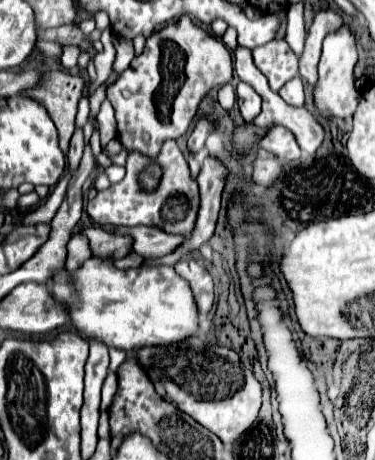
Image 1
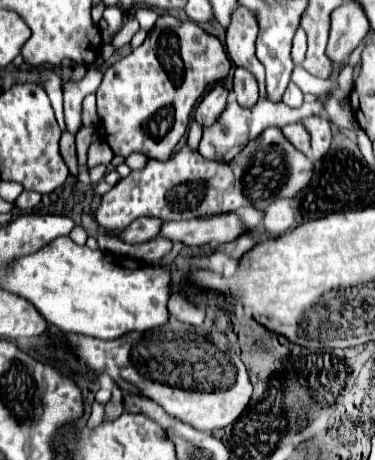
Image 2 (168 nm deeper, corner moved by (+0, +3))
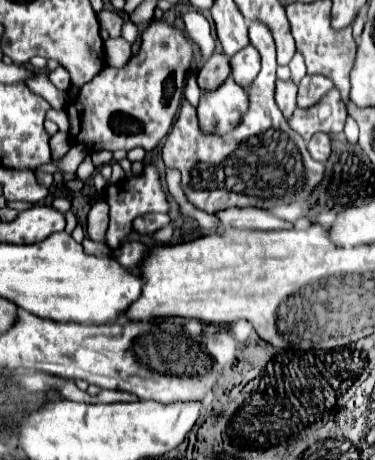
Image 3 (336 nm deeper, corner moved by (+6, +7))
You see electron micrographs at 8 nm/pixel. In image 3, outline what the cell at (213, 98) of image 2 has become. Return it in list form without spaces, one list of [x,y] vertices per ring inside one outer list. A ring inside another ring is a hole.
[[[214,54],[210,60],[204,62],[204,66],[198,72],[198,88],[200,90],[214,90],[230,76],[230,72],[232,70],[228,64],[228,56]]]

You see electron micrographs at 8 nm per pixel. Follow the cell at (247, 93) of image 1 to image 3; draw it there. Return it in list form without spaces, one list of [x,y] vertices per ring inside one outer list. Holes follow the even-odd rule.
[[[252,46],[242,48],[236,56],[230,58],[230,68],[234,82],[242,88],[248,88],[260,72],[260,54]]]

